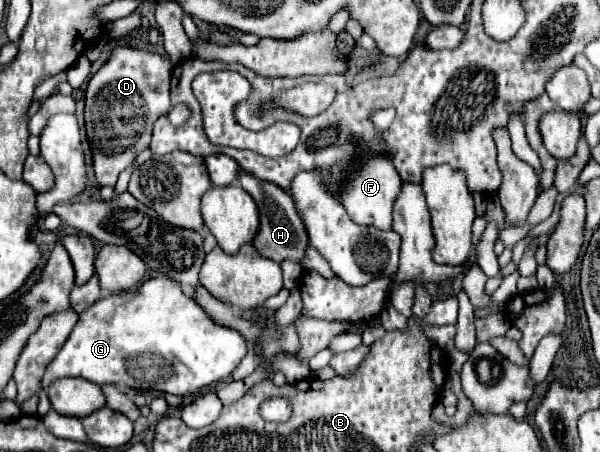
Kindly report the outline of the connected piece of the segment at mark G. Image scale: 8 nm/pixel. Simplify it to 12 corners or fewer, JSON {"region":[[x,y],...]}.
{"region":[[166,275],[80,313],[42,379],[188,395],[246,339]]}

